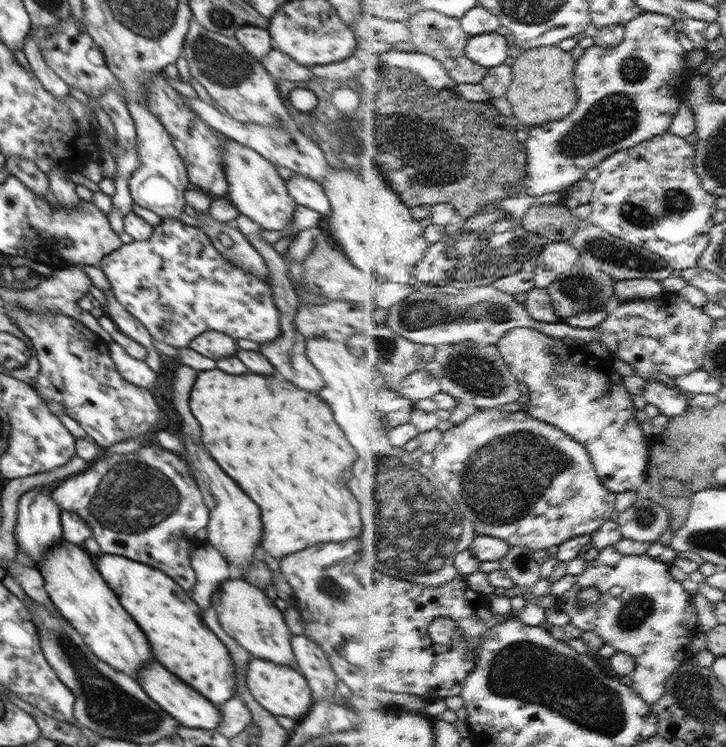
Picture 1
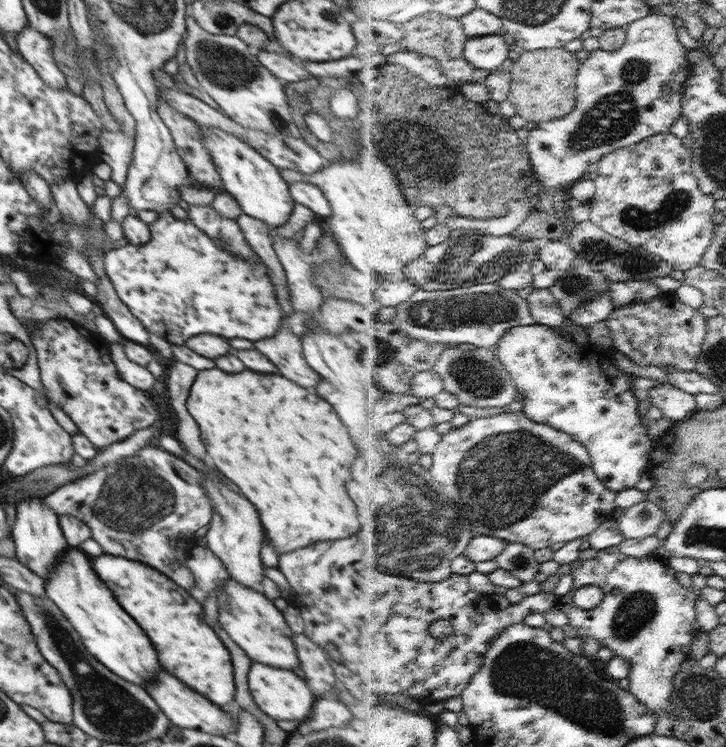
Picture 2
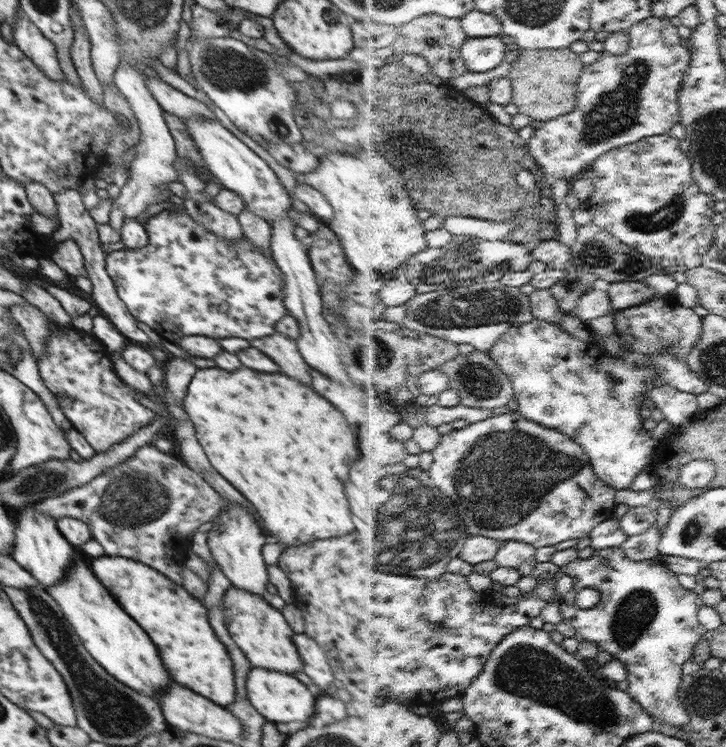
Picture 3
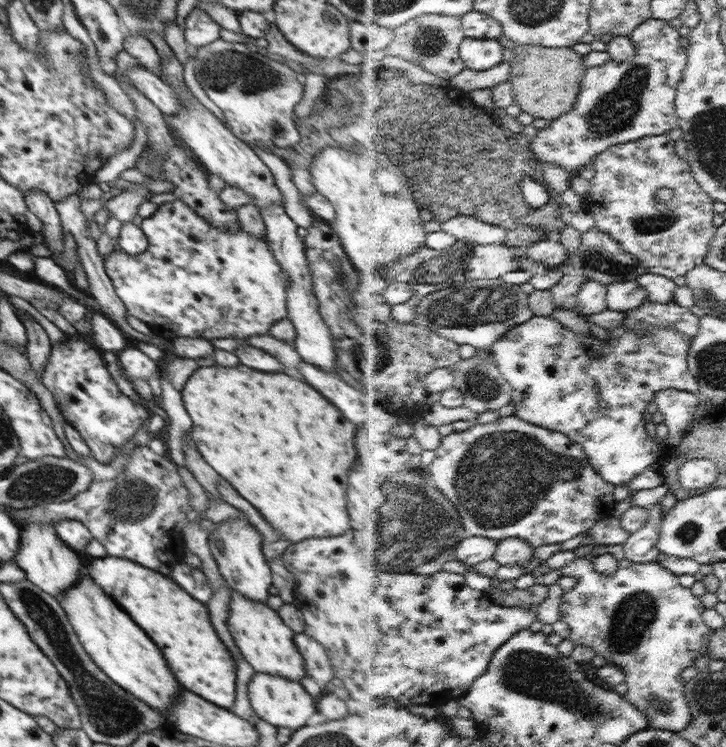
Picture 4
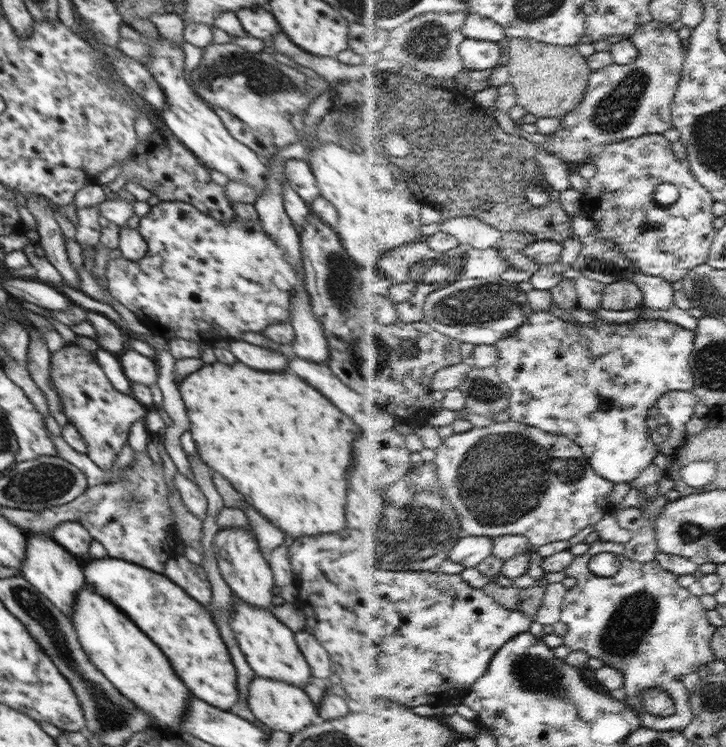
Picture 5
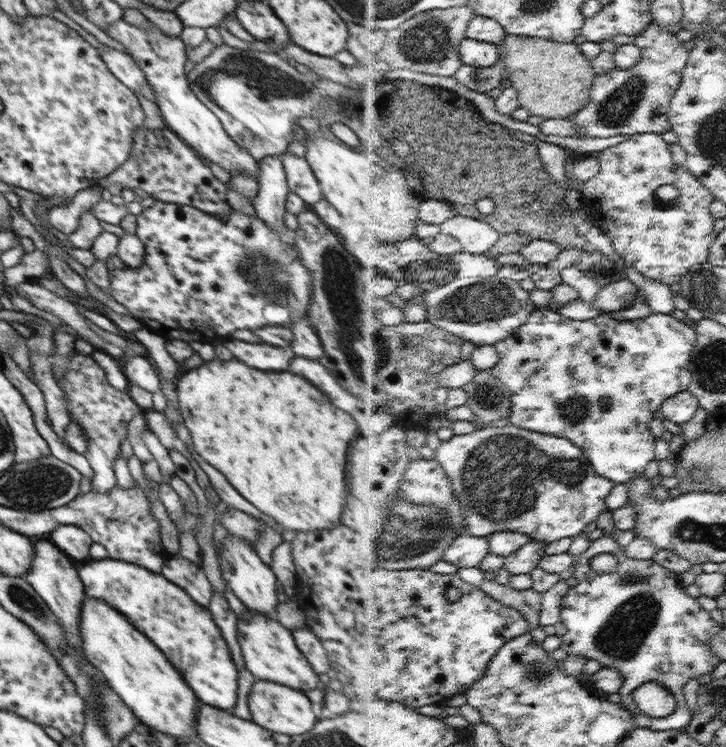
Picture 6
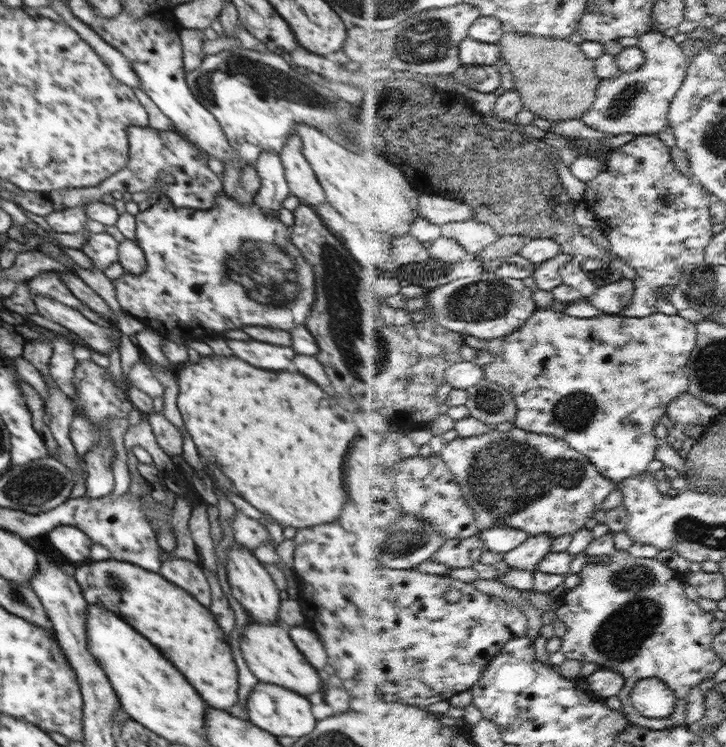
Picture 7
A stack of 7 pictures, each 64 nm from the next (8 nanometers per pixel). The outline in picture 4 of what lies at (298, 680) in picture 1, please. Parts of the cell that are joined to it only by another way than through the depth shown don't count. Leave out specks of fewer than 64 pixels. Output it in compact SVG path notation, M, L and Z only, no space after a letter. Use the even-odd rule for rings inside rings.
M254 672L254 676L248 682L247 691L249 702L257 716L277 728L294 728L294 730L302 728L306 726L308 718L317 712L317 705L313 702L312 696L300 682L288 680L284 676L270 676L264 672Z

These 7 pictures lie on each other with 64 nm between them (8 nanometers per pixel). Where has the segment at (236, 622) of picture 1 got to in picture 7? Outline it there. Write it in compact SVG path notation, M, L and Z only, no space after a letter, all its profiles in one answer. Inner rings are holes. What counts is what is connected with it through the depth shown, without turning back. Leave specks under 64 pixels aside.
M248 621L243 630L244 632L240 636L242 656L248 664L248 668L252 670L252 674L260 682L276 684L276 686L288 688L305 697L320 690L323 681L318 675L318 670L306 660L306 657L291 640L286 626L282 623L258 624L258 622Z

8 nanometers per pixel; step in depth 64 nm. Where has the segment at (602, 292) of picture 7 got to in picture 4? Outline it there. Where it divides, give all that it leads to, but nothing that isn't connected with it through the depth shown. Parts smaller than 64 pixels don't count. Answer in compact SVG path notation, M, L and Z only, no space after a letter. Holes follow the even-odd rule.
M636 280L616 282L609 287L610 309L617 311L636 310L650 299L650 292Z

